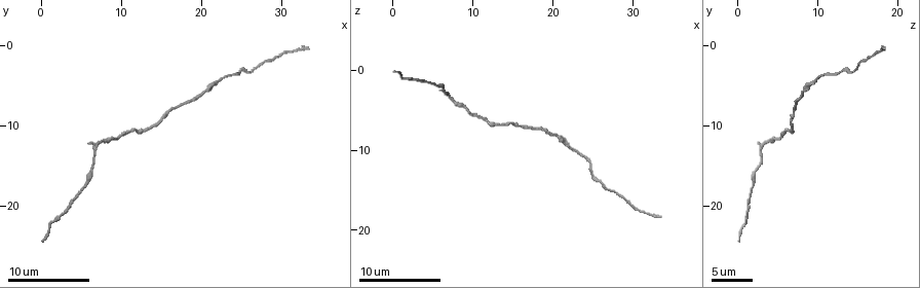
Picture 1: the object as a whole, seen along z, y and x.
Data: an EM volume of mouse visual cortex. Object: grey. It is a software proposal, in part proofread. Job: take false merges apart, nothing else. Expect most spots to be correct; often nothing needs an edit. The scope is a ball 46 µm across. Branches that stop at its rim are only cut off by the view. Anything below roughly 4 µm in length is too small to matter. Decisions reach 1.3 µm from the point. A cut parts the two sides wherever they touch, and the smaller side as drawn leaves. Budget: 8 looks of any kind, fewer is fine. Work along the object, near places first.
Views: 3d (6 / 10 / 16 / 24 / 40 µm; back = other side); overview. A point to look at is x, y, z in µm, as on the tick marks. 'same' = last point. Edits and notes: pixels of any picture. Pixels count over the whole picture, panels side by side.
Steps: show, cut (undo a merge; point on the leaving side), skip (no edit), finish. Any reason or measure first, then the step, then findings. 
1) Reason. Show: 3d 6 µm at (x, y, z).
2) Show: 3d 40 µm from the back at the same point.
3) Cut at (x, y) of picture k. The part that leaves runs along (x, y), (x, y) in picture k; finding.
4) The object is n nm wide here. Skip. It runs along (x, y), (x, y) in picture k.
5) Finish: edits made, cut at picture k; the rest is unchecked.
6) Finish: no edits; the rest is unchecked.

Calibre changes. Show: 3d 16 µm at (22.4, 4.4, 9.6).

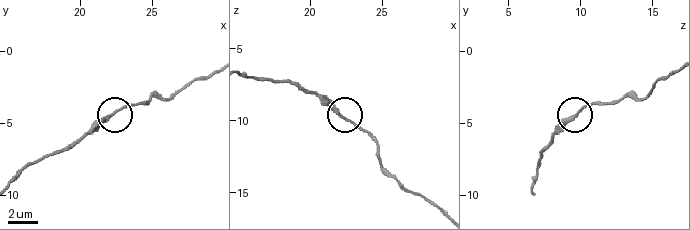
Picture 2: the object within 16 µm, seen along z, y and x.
The object is 220 nm wide here. Skip. It runs along (247, 75), (288, 81), (317, 94), (378, 147) in picture 2; all the same cell.

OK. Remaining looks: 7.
Thick turns thin. Show: 3d 10 µm at (26.2, 3.0, 14.8).

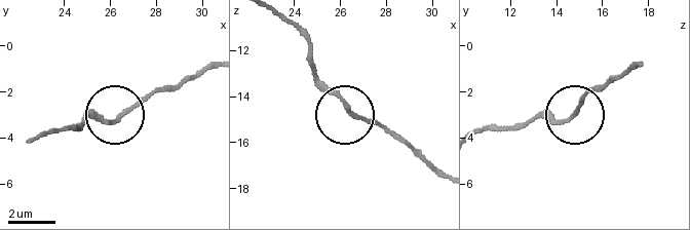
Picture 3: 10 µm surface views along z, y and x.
Show: 3d 10 µm from the back at (26.4, 3.0, 14.6).

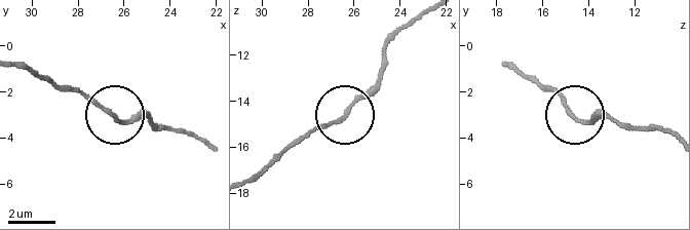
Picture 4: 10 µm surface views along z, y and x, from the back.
Skip. It runs along (416, 17), (392, 41), (384, 70), (349, 111), (300, 139) in picture 4; continuous, no second cell.

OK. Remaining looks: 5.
Calibre changes. Show: 3d 10 µm at (11.6, 10.6, 6.0).

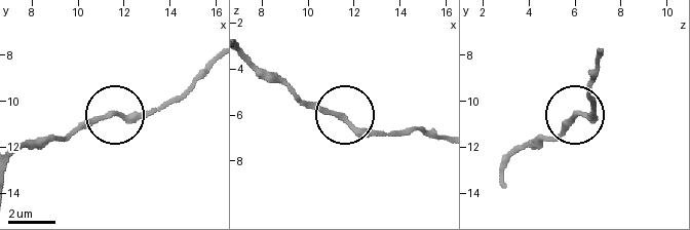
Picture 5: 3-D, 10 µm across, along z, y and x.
Skip. It runs along (193, 82), (148, 111), (101, 115), (68, 137) in picture 5; continuous, no second cell.

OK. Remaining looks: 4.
Sudden change in width. Show: 3d 10 µm at (5.6, 17.4, 1.8).

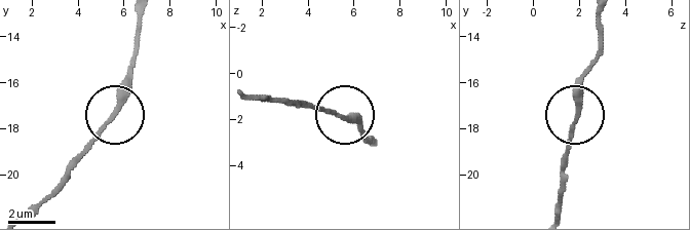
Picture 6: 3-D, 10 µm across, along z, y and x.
Skip. It runs along (601, 17), (601, 47), (583, 82), (566, 163) in picture 6; continuous, no second cell.

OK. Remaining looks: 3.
Finish: no edits; the rest is unchecked.

